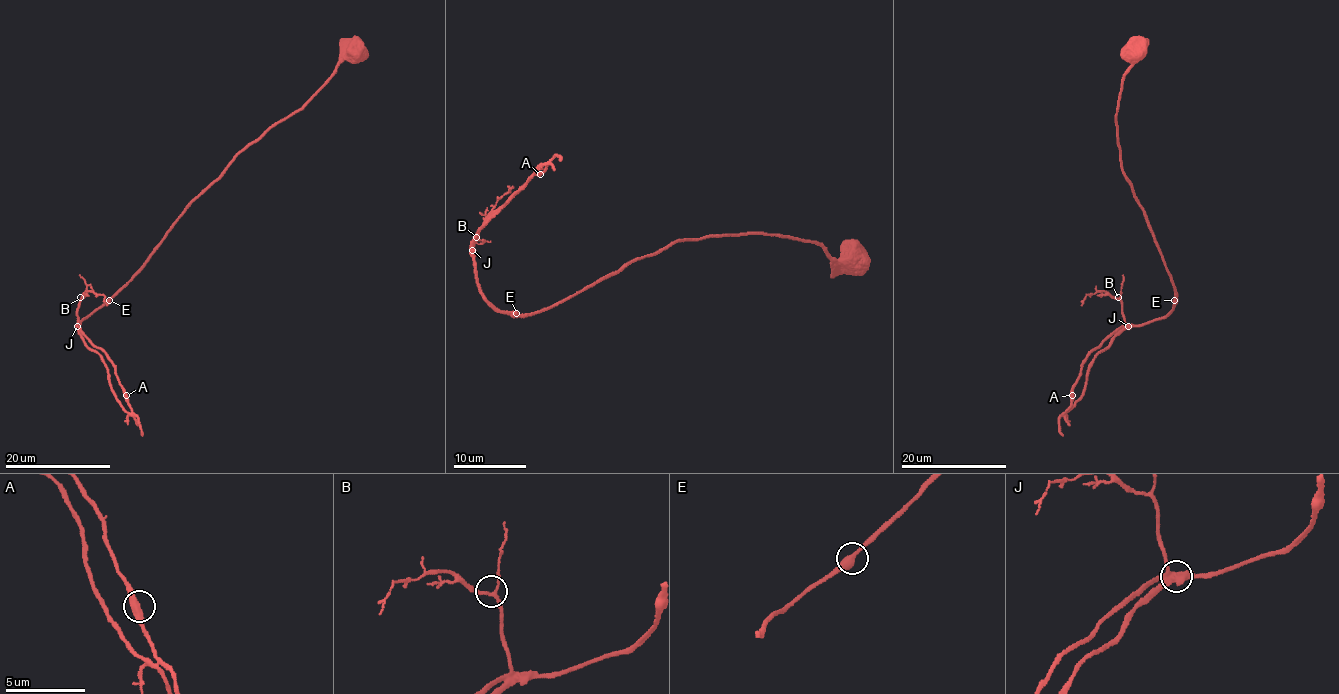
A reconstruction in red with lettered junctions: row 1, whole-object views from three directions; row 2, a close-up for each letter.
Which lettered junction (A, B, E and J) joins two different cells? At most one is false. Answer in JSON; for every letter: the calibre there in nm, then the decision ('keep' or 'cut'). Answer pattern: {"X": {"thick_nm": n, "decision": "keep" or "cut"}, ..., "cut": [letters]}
{"A": {"thick_nm": 440, "decision": "keep"}, "B": {"thick_nm": 160, "decision": "keep"}, "E": {"thick_nm": 460, "decision": "keep"}, "J": {"thick_nm": 440, "decision": "cut"}, "cut": ["J"]}

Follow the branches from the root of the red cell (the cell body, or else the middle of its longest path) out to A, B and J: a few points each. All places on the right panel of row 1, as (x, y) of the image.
A: (1136, 50), (1116, 115), (1120, 166), (1175, 304), (1113, 331), (1072, 395)
B: (1136, 50), (1142, 54), (1124, 76), (1116, 115), (1120, 166), (1175, 304), (1164, 317), (1128, 325), (1118, 297)
J: (1136, 50), (1142, 54), (1124, 76), (1116, 115), (1120, 166), (1162, 256), (1175, 304), (1164, 317), (1128, 325)

